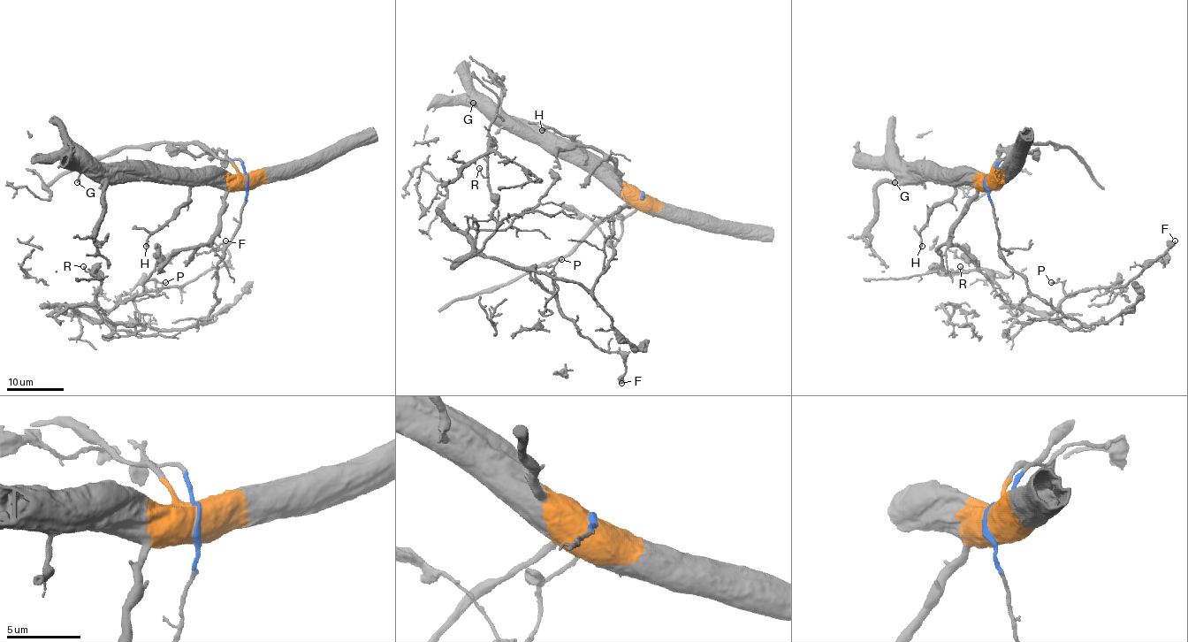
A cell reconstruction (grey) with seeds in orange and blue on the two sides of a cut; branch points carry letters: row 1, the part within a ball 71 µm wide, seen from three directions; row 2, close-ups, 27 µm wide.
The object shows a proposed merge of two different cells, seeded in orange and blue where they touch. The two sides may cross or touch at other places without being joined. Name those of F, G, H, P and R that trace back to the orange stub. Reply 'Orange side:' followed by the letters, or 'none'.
Orange side: G, H

